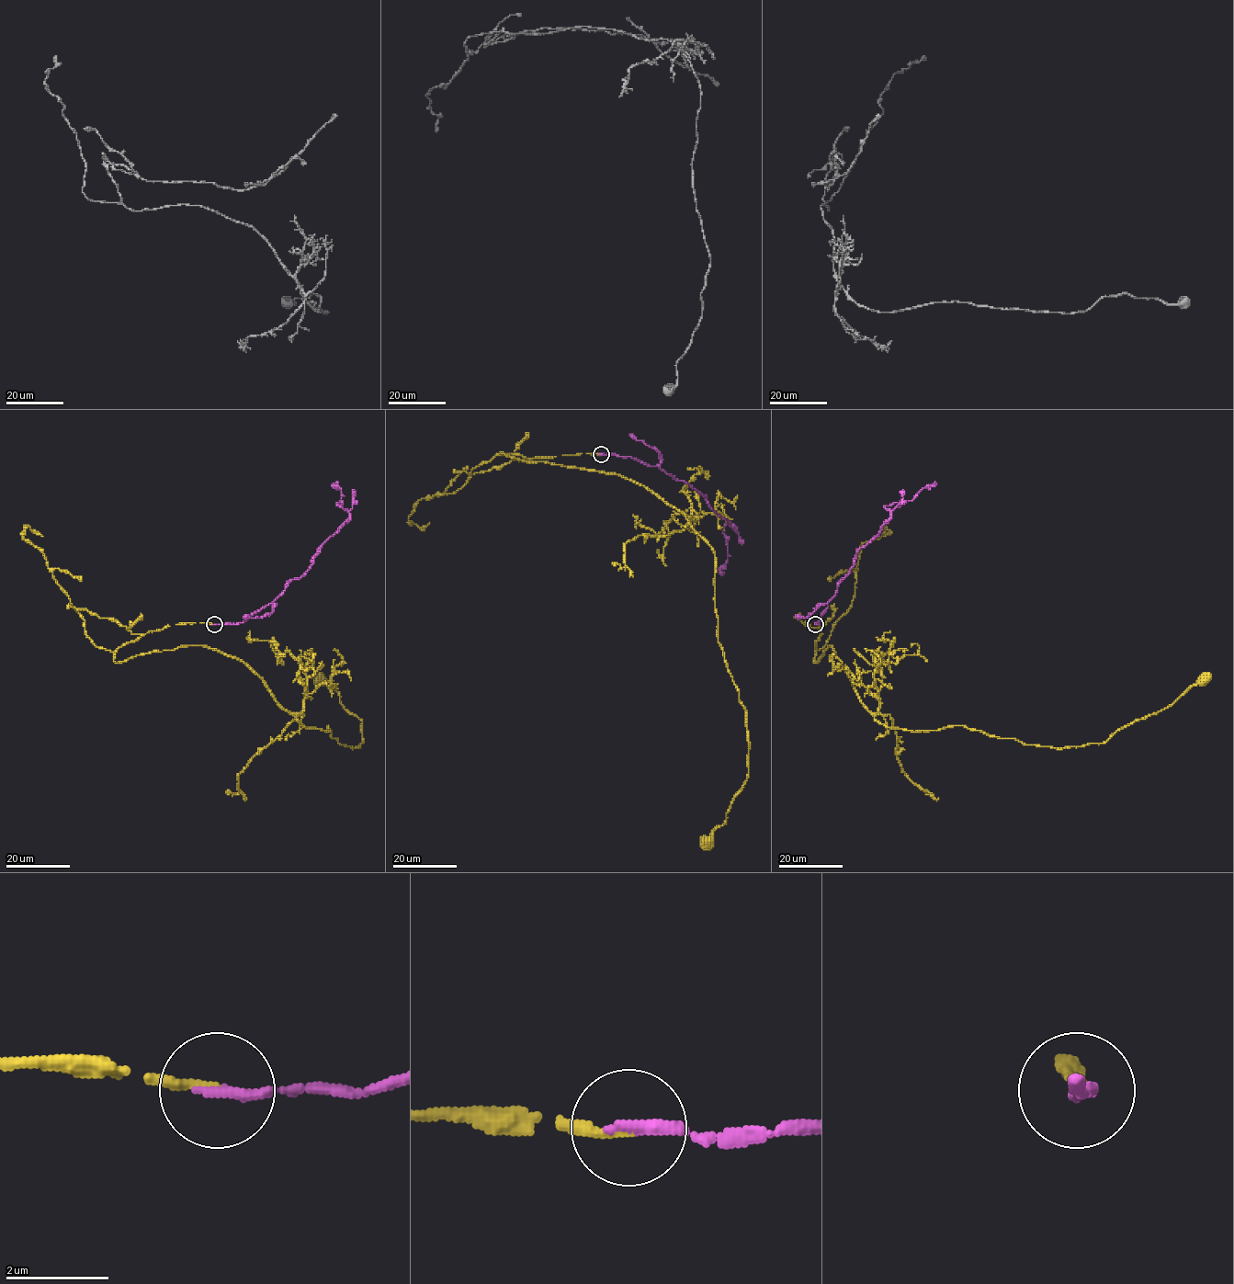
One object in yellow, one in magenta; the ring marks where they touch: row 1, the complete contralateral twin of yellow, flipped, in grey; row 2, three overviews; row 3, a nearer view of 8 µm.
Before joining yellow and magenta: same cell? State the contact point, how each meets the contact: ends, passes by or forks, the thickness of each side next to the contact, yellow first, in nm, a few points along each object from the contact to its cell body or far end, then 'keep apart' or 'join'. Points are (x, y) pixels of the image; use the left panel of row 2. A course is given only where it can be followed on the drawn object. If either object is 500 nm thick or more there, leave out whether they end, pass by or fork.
(214, 624) | yellow ends | magenta ends | 170/240 nm | yellow via (214, 624), (148, 631), (114, 660), (219, 651), (304, 726), (328, 726), (359, 746), (361, 721), (320, 680) | magenta via (214, 624), (245, 621), (306, 572), (322, 544), (348, 519), (349, 512), (336, 504), (342, 490), (336, 482) | join

